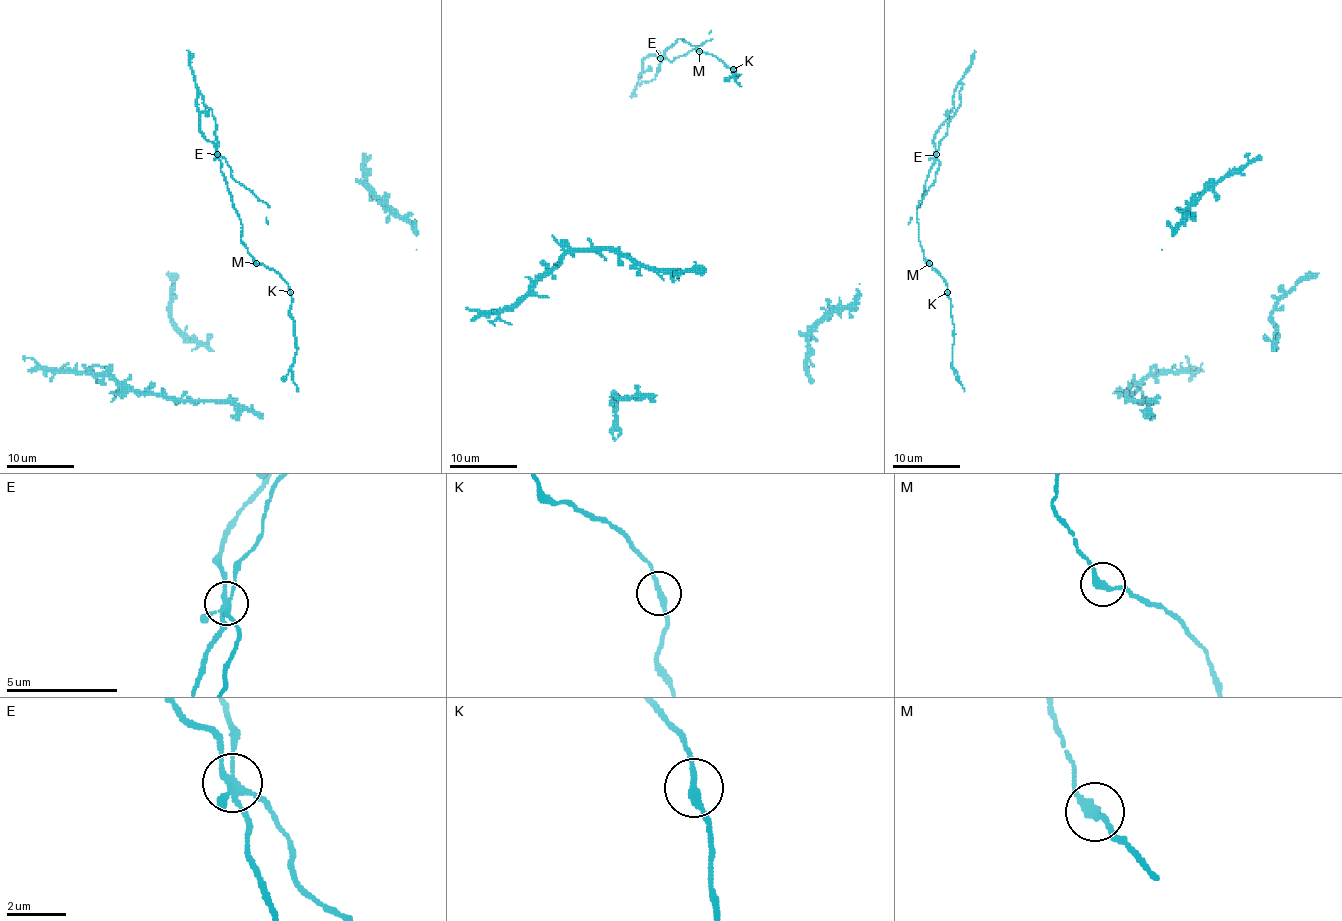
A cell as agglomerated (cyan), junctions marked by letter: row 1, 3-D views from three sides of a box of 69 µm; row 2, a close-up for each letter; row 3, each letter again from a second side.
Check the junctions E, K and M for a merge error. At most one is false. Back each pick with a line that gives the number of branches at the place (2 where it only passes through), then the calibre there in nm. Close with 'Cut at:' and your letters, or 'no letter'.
Cut at: no letter

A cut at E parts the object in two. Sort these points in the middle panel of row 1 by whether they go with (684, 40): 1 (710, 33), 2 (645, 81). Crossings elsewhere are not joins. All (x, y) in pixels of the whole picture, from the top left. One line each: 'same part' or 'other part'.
1: other part
2: other part

